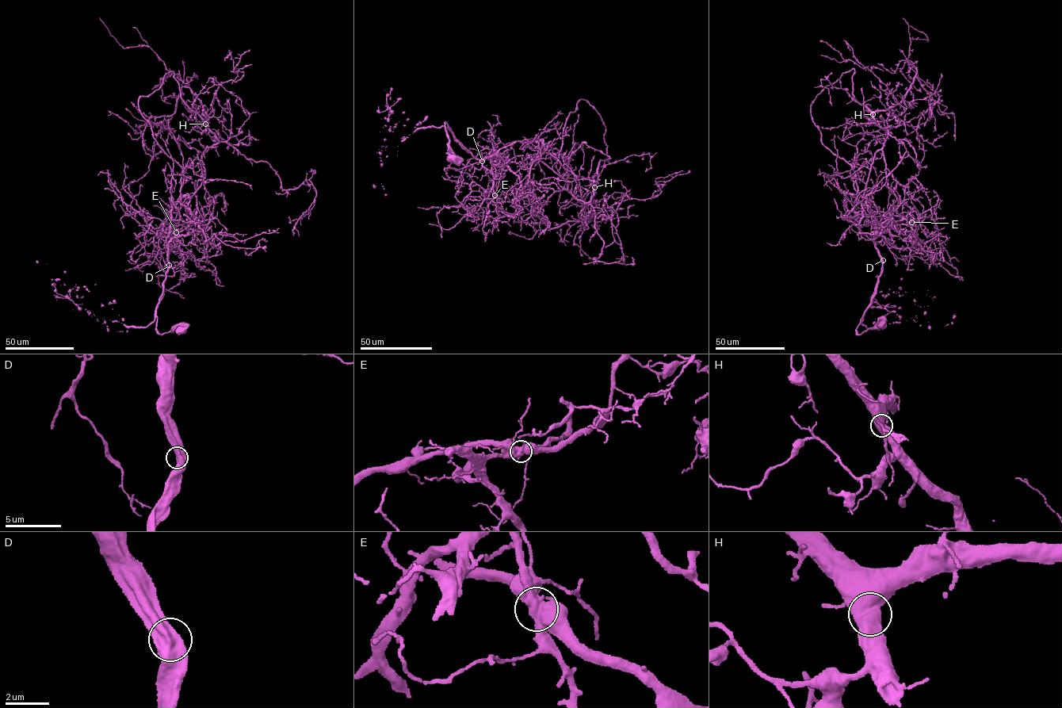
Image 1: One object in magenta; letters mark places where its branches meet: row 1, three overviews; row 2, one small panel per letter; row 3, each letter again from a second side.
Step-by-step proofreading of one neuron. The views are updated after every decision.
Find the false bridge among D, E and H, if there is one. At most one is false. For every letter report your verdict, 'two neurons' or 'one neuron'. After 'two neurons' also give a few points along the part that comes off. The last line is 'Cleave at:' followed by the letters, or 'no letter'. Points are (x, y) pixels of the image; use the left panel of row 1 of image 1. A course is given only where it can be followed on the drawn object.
D: one neuron
E: two neurons; course (176, 232), (161, 233), (169, 238), (169, 269), (146, 327), (80, 309), (55, 292), (47, 263), (37, 262)
H: one neuron
Cleave at: E

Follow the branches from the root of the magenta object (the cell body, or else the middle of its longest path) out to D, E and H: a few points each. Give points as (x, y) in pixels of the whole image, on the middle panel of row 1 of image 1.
D: (454, 158), (448, 154), (446, 123), (456, 139), (482, 161)
E: (454, 158), (448, 154), (446, 123), (474, 156), (483, 160), (498, 155), (491, 170), (494, 195)
H: (454, 158), (448, 154), (446, 123), (481, 160), (496, 155), (519, 164), (536, 158), (586, 202), (594, 187)

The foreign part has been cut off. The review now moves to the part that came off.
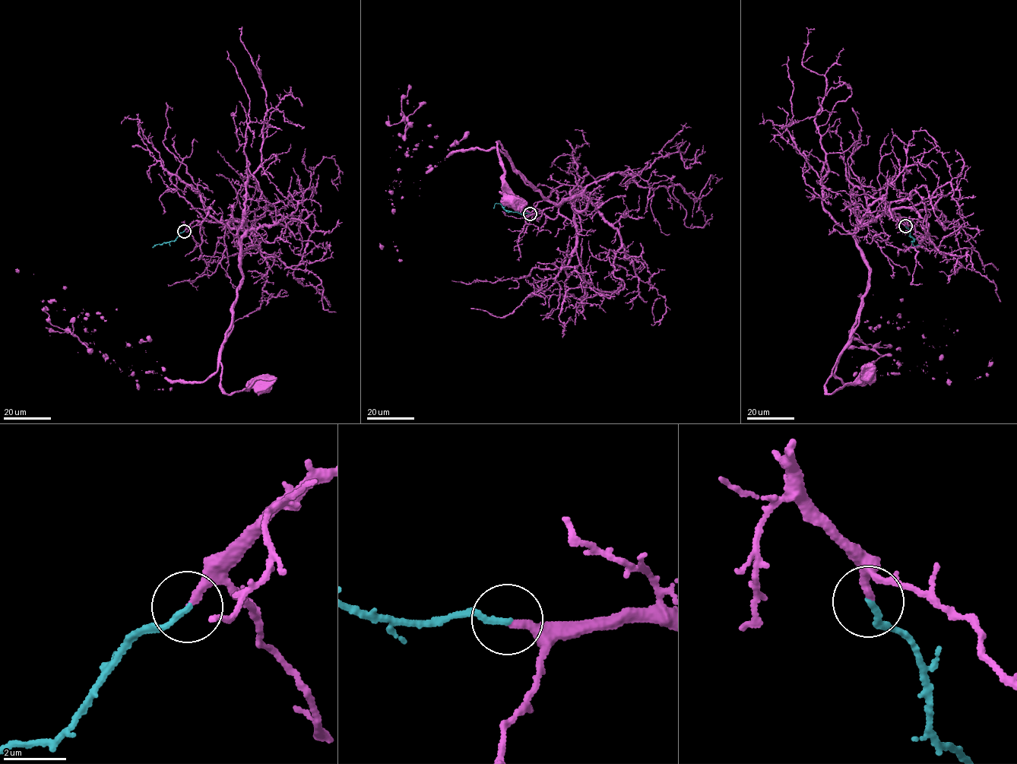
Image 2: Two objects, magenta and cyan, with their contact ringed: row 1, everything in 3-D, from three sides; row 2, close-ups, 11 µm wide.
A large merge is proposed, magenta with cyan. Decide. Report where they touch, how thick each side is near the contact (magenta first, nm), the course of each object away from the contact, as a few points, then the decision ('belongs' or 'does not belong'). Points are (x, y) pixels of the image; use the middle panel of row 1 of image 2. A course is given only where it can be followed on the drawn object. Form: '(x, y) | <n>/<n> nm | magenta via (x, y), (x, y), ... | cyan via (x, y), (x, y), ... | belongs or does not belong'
(530, 213) | 240/180 nm | magenta via (530, 213), (572, 220), (587, 201), (578, 194), (558, 204), (542, 198), (497, 142), (503, 195), (513, 201) | cyan via (530, 213), (511, 212), (496, 203), (493, 208) | belongs

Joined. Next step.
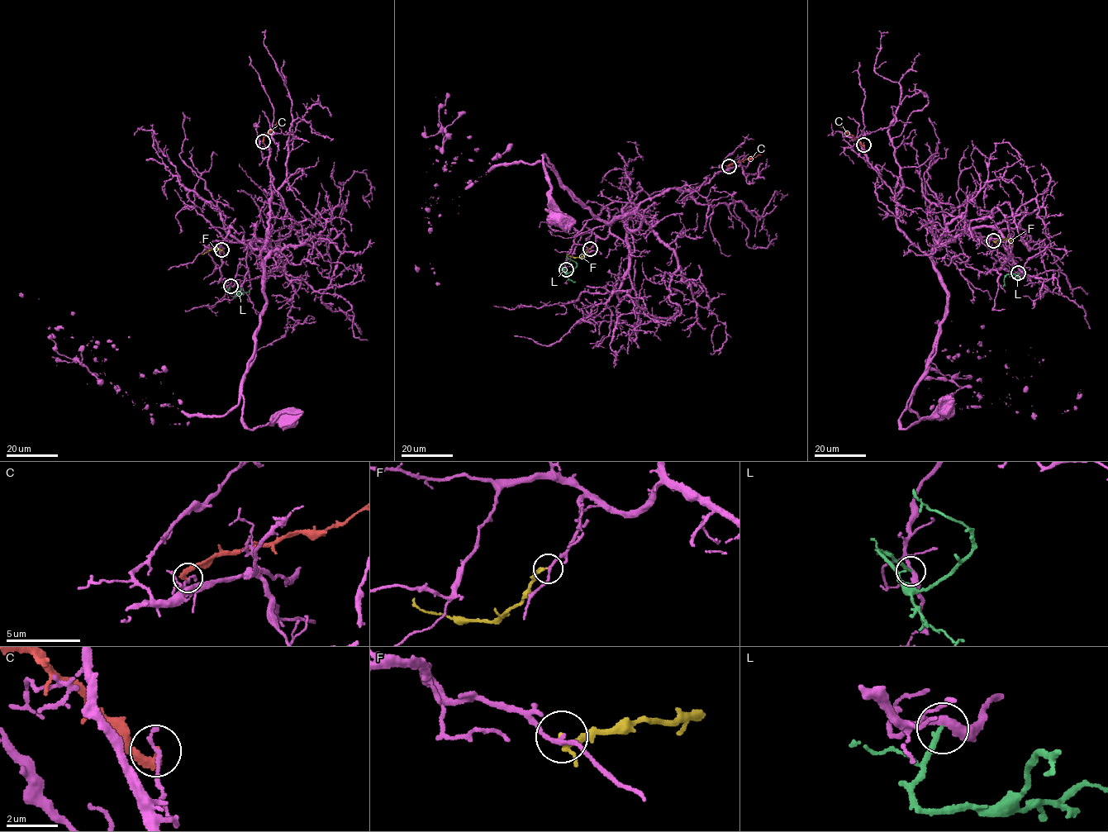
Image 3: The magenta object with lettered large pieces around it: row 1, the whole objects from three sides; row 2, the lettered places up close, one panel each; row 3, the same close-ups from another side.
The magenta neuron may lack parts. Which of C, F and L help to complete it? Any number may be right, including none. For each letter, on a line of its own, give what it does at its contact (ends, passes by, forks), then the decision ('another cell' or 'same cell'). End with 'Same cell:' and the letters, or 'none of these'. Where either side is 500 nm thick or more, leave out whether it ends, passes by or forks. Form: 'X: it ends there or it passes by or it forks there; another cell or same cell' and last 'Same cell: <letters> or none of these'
C: it ends there; another cell
F: it passes by; another cell
L: it ends there; another cell
Same cell: none of these

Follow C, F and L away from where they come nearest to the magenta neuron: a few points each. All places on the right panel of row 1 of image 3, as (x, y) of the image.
C: (863, 145), (839, 125)
F: (993, 240), (1006, 238), (1011, 240), (1010, 244)
L: (1018, 273), (1016, 281), (1019, 279), (1015, 274), (1008, 274), (1002, 287)

